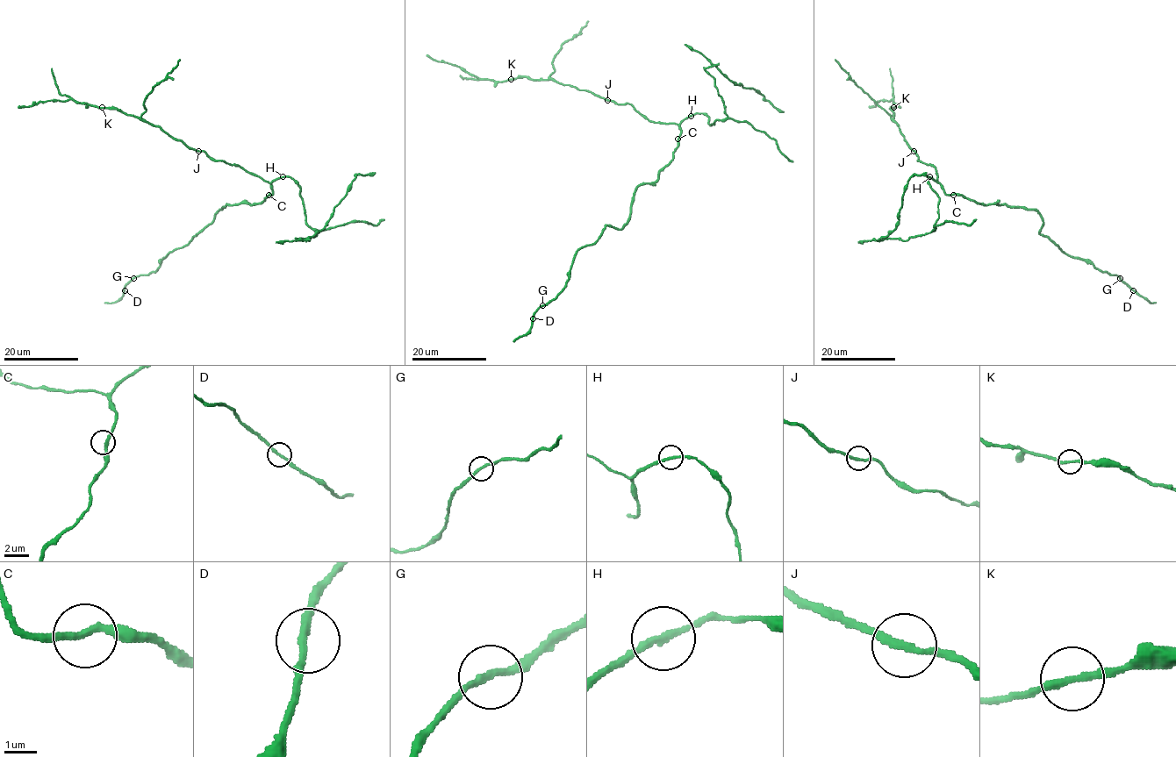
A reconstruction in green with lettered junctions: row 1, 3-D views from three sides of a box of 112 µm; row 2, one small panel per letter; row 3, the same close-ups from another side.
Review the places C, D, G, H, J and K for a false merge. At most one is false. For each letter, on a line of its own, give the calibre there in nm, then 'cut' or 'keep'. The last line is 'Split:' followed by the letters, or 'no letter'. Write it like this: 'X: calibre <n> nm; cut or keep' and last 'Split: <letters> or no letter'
C: calibre 240 nm; keep
D: calibre 240 nm; keep
G: calibre 200 nm; keep
H: calibre 200 nm; cut
J: calibre 220 nm; keep
K: calibre 220 nm; keep
Split: H

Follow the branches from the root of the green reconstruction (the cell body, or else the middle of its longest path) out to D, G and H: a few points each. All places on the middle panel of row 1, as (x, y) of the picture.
D: (678, 139), (658, 177), (635, 190), (629, 219), (621, 229), (607, 225), (577, 252), (566, 286), (533, 318)
G: (678, 139), (658, 177), (635, 190), (629, 219), (582, 246), (566, 286), (542, 305)
H: (678, 139), (680, 124), (691, 116)

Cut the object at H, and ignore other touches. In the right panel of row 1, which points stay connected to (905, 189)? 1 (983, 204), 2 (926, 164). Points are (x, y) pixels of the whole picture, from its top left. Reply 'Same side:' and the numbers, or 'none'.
Same side: none

